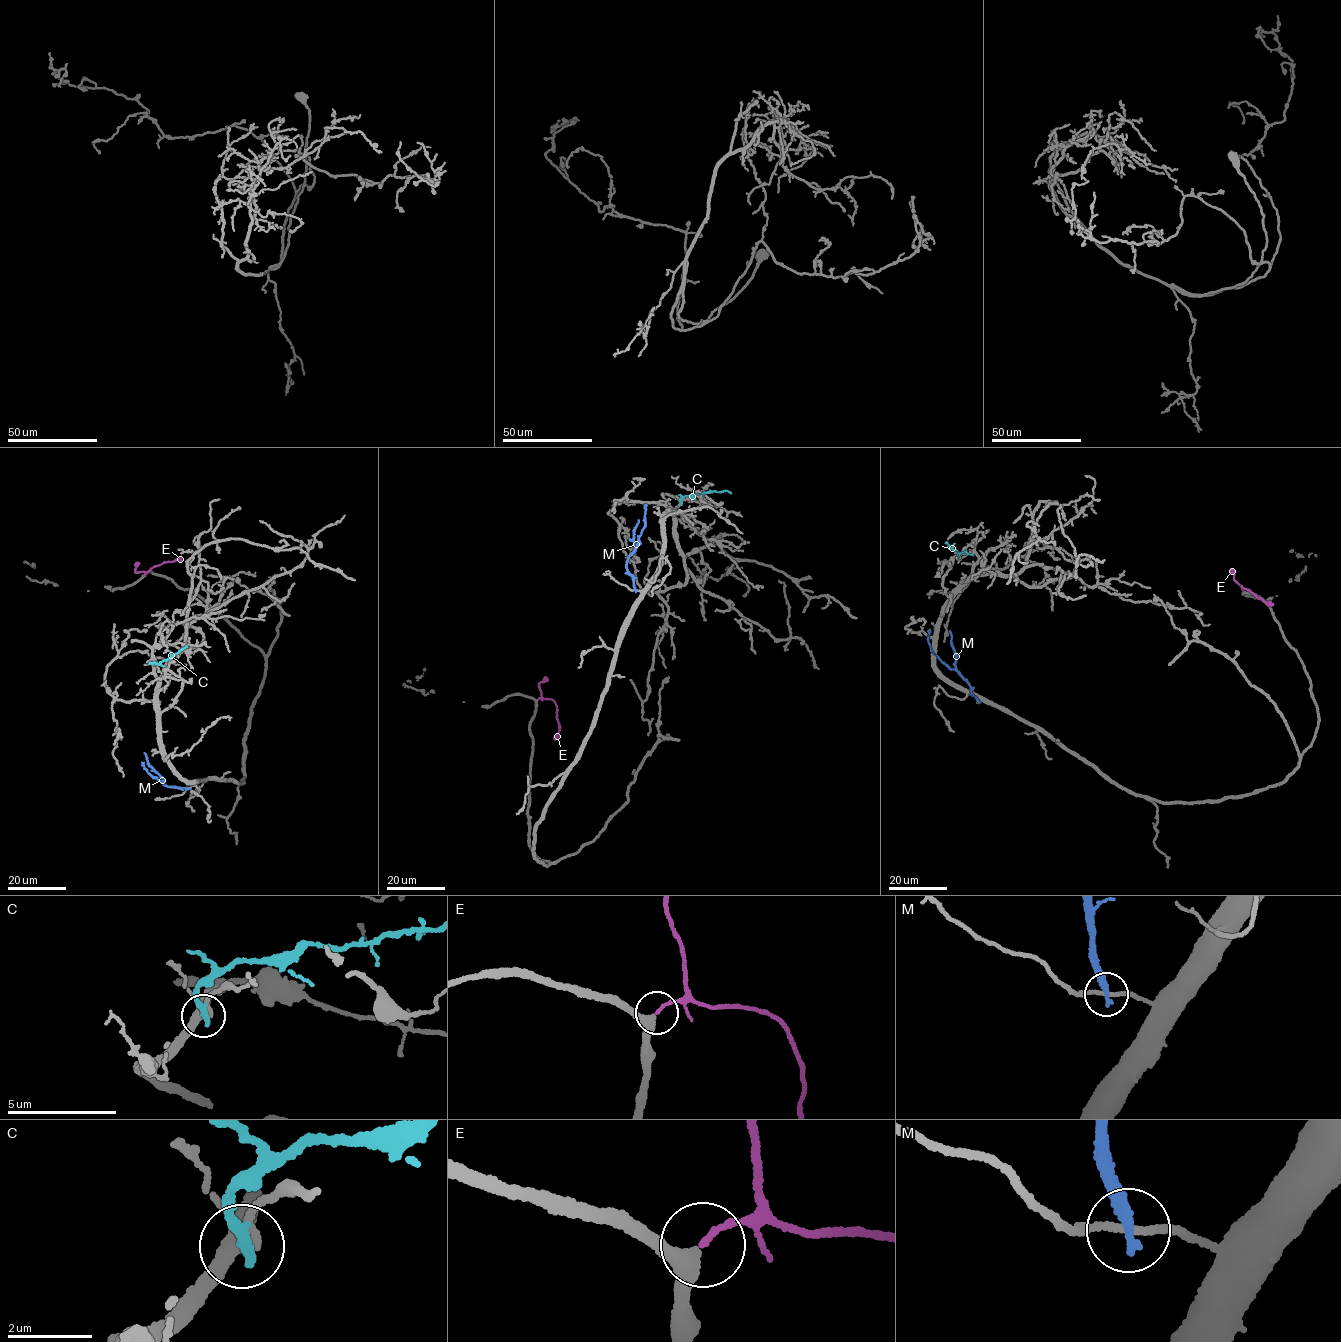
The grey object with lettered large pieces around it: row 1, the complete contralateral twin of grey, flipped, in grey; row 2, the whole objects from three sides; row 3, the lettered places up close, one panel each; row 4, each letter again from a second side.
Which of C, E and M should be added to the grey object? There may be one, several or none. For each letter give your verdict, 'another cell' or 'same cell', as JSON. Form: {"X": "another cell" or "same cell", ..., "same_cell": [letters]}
{"C": "another cell", "E": "same cell", "M": "another cell", "same_cell": ["E"]}

